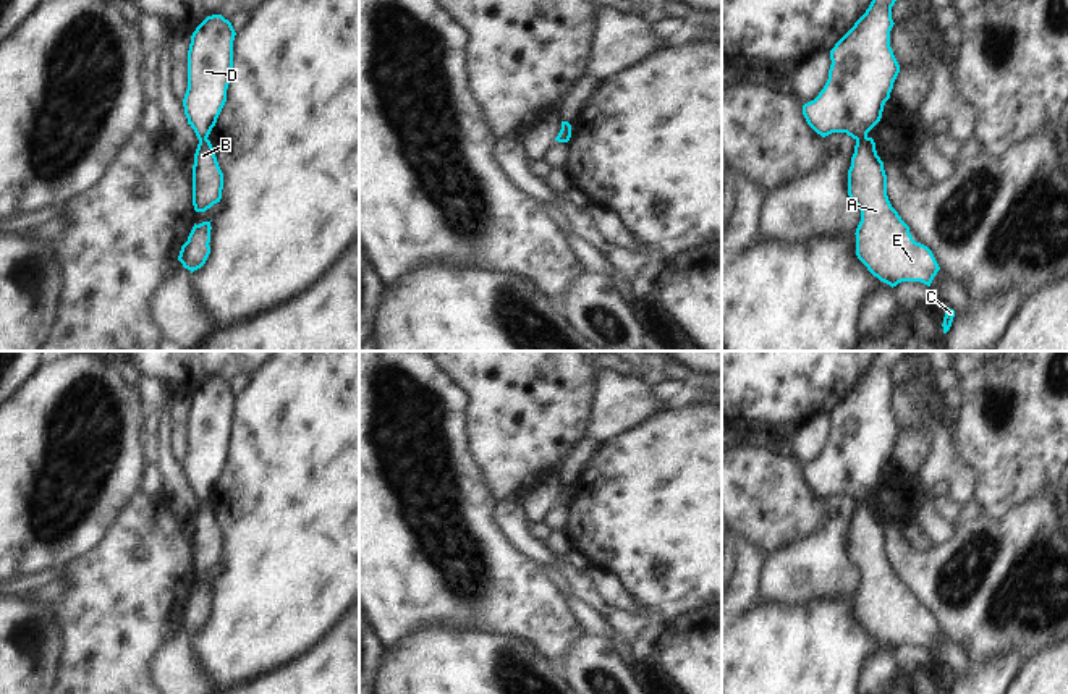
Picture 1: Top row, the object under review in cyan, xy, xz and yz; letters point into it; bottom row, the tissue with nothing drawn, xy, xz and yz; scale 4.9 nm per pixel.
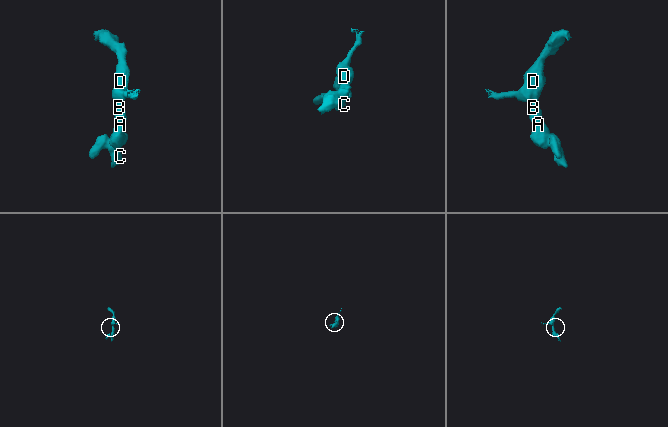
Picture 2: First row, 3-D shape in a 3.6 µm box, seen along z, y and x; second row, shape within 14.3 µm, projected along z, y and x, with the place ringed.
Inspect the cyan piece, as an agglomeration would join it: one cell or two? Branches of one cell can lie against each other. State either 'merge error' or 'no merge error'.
merge error

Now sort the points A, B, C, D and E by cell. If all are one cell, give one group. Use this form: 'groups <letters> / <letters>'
groups A B C E / D

